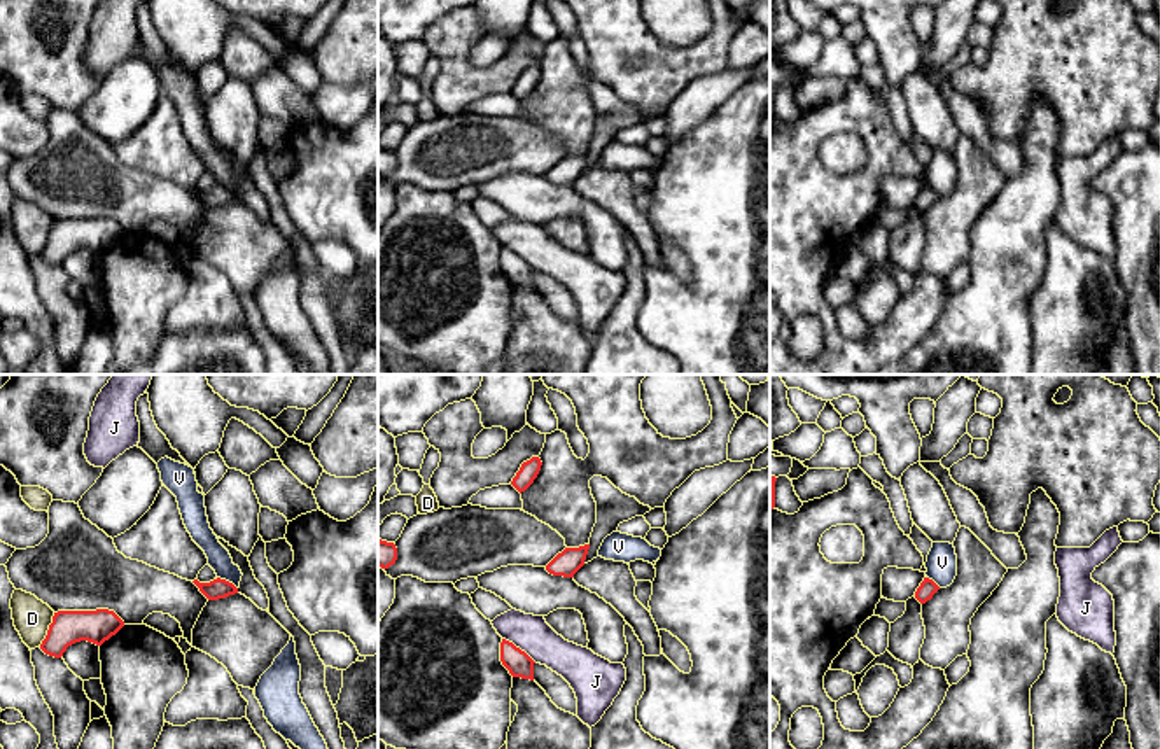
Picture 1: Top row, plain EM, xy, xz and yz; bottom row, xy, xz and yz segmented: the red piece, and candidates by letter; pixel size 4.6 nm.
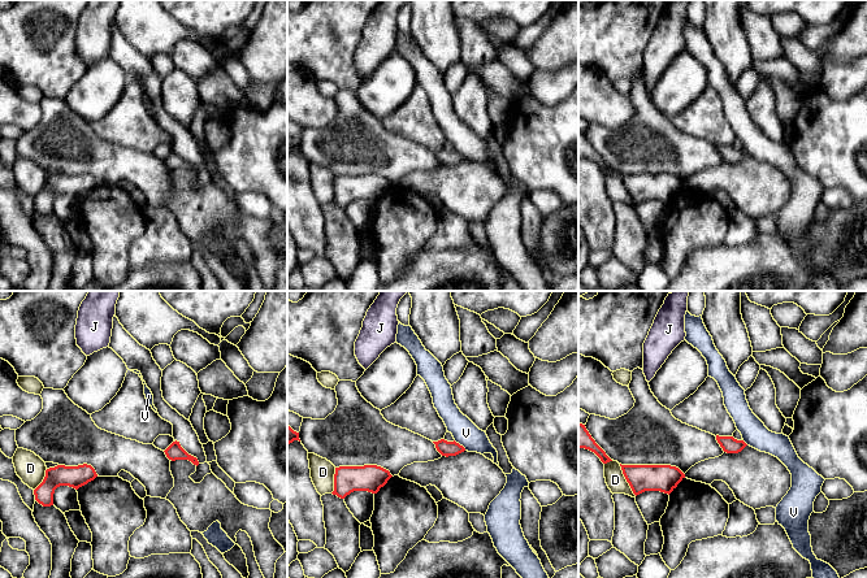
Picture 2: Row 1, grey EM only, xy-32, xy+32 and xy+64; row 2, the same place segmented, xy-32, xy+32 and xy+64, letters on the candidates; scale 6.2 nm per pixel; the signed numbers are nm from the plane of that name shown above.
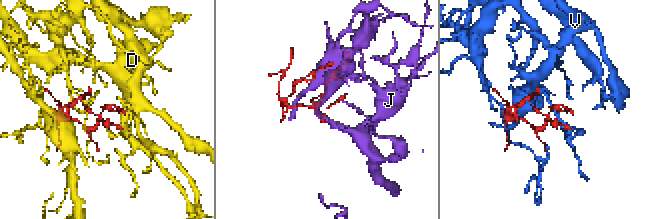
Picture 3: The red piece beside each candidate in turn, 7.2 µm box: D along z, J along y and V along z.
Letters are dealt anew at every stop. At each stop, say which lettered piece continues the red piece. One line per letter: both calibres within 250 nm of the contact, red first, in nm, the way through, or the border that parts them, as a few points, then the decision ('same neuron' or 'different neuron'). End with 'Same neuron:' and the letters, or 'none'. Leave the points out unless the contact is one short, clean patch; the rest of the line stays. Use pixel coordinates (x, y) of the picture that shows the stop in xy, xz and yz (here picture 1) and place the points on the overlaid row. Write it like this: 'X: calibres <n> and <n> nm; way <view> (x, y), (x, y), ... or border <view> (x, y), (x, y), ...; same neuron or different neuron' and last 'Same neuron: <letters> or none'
D: calibres 160 and 170 nm; different neuron
J: calibres 120 and 170 nm; border xz (503, 637), (536, 662); different neuron
V: calibres 100 and 110 nm; border xy (217, 576), (237, 588); different neuron
Same neuron: none

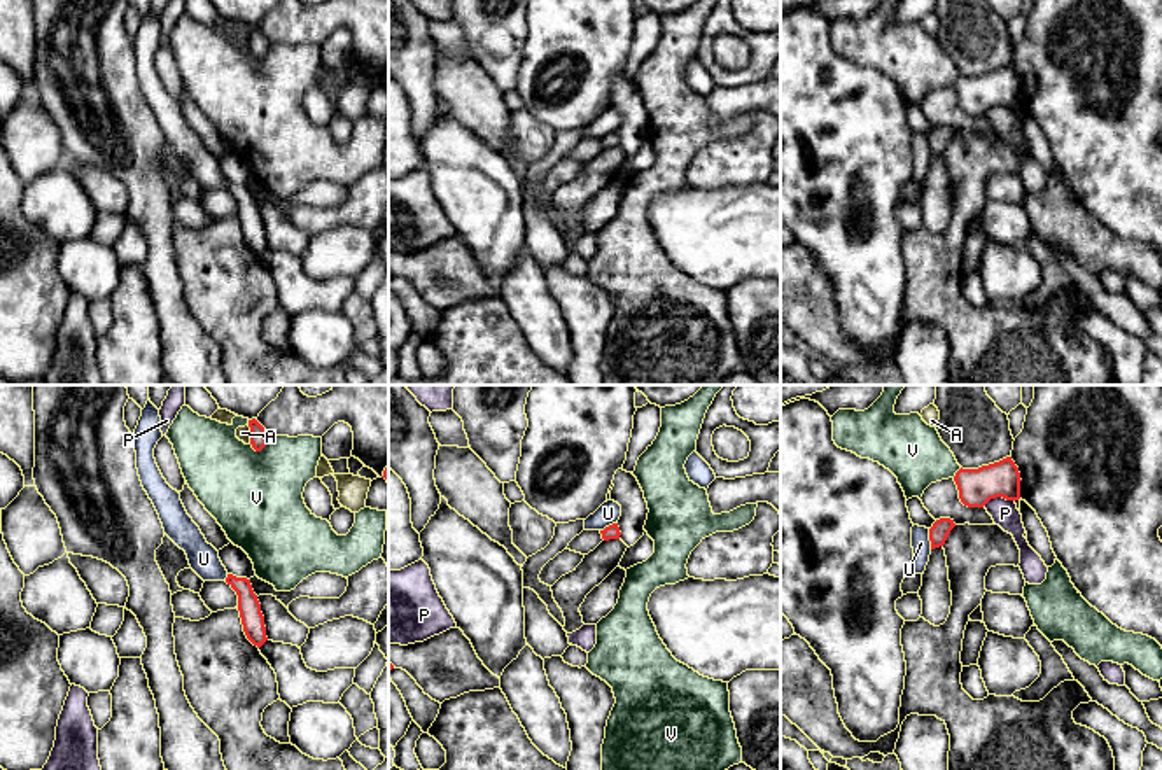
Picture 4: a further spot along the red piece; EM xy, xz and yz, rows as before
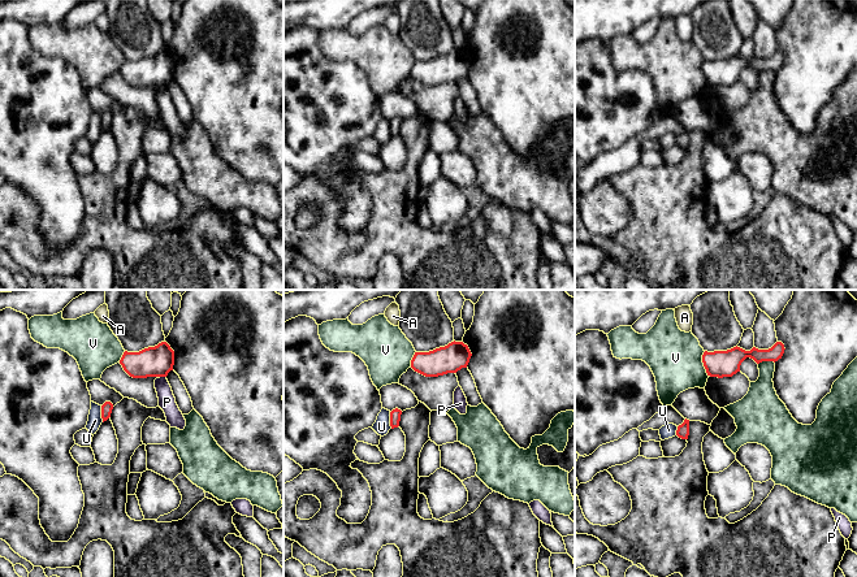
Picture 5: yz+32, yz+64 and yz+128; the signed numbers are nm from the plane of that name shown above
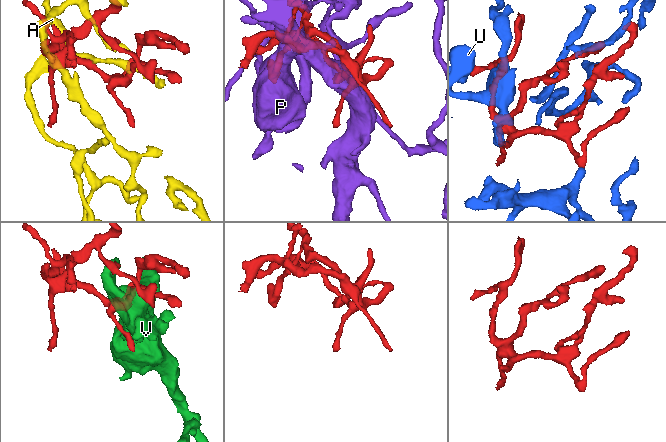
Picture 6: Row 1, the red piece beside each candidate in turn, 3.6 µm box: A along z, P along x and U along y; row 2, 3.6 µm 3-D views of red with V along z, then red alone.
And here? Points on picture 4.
A: calibres 90 and 60 nm; different neuron
P: calibres 170 and 120 nm; different neuron
U: calibres 90 and 90 nm; same neuron
V: calibres 90 and 420 nm; different neuron
Same neuron: U

